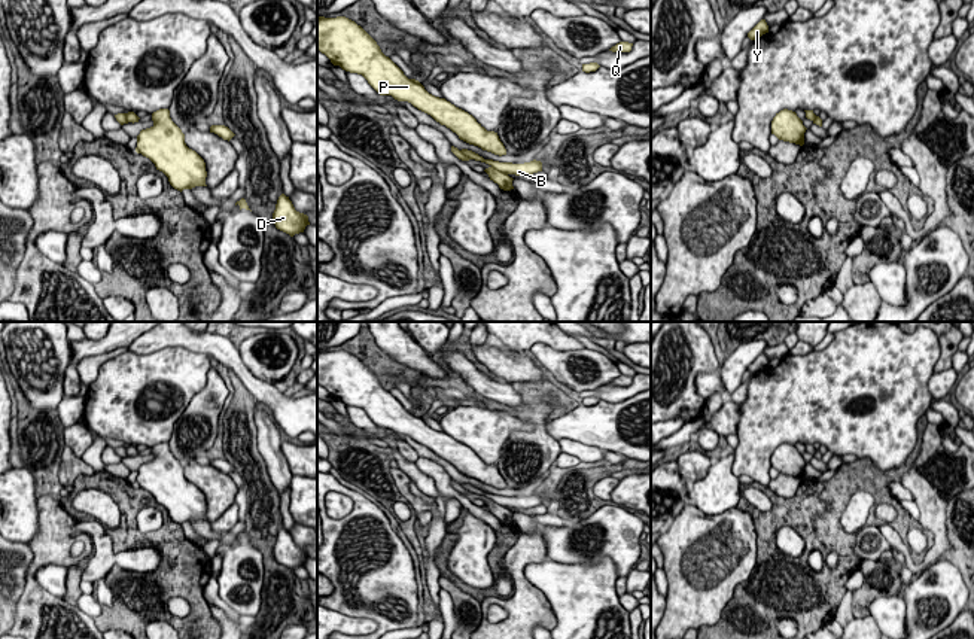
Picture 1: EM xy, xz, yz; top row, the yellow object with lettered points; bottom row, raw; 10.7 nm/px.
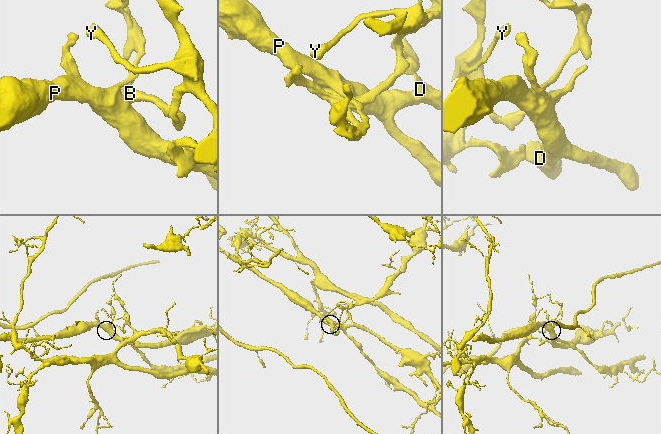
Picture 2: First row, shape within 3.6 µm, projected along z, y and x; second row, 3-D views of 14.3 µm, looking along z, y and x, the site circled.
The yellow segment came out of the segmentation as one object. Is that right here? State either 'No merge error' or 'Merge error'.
Merge error

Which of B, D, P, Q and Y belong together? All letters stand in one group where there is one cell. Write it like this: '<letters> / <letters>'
B Q Y / D P

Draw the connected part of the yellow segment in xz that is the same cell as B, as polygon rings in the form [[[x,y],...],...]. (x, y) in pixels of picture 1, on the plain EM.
[[[462,483],[462,487],[471,493],[486,496],[505,508],[527,509],[527,508],[542,505],[542,496],[536,493],[524,497],[512,497],[512,496],[499,496],[493,493],[484,493],[478,487],[468,483]]]

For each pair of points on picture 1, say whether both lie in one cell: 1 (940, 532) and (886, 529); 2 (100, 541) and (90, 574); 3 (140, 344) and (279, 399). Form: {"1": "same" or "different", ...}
{"1": "same", "2": "same", "3": "same"}

